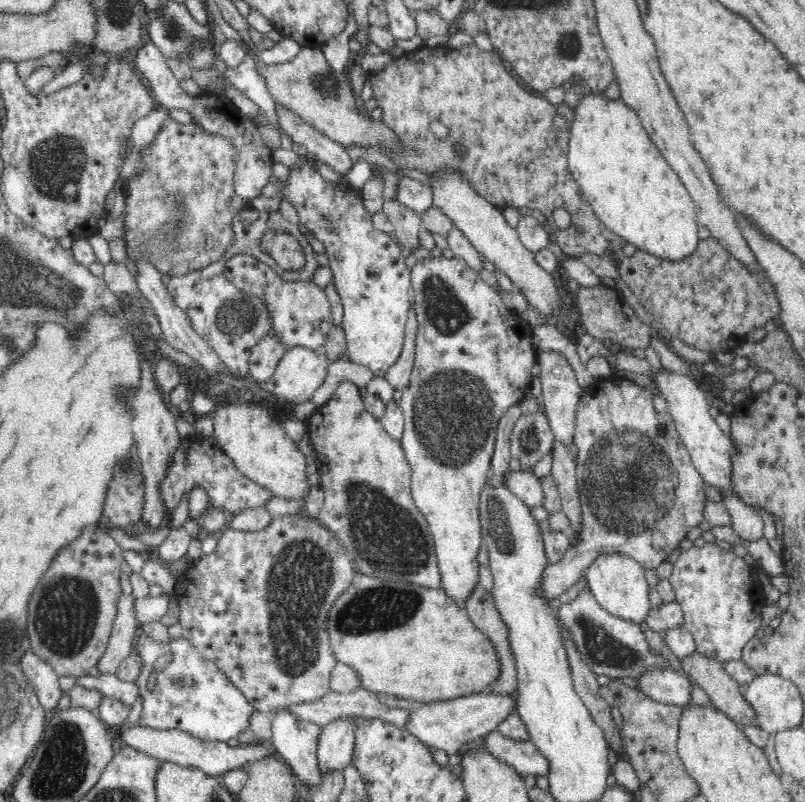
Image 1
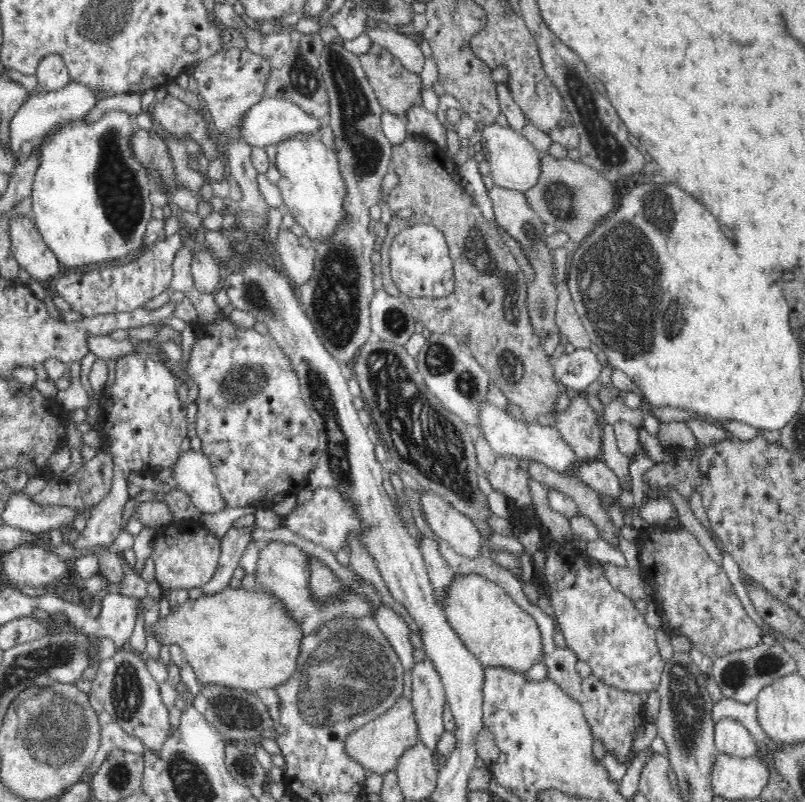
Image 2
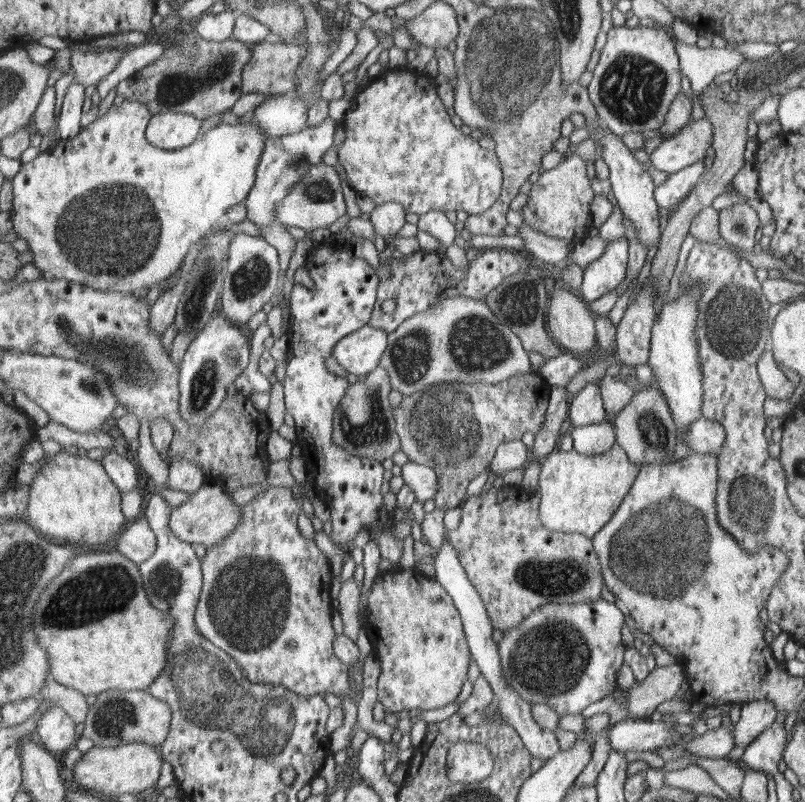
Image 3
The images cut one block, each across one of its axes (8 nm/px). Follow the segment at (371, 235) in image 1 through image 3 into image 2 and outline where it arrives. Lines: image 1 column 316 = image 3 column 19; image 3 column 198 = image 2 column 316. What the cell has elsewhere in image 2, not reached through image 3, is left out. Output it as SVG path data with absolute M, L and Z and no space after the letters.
M302 134L302 136L292 136L292 138L278 143L275 149L275 157L274 167L280 172L280 179L276 185L286 207L285 210L290 212L295 222L298 222L306 230L306 234L310 238L314 238L314 245L330 241L340 231L342 222L348 218L348 211L346 211L346 205L344 205L347 185L340 172L337 153L334 153L331 147L322 143L318 136L303 136Z

